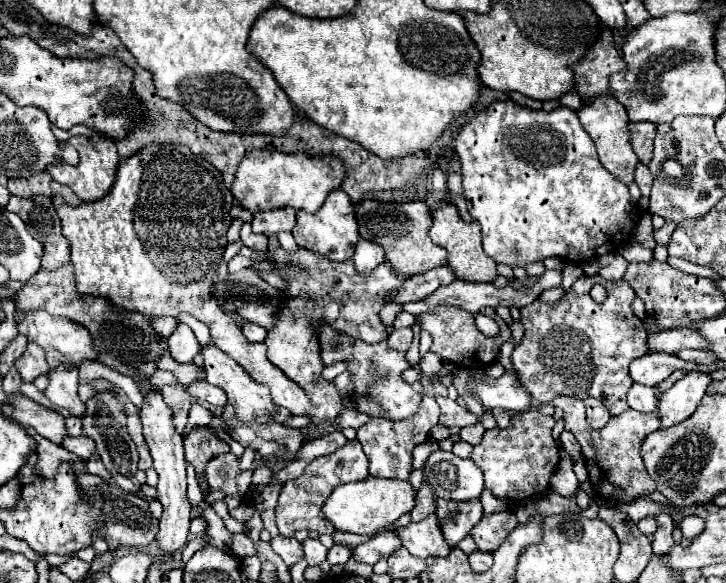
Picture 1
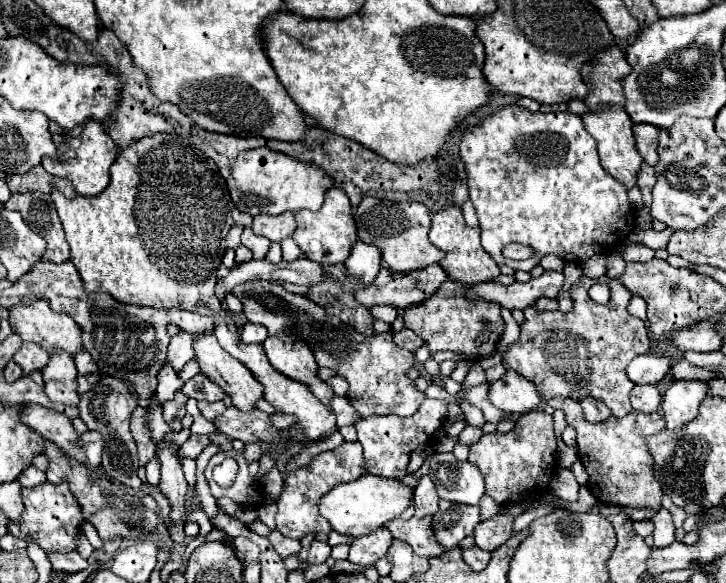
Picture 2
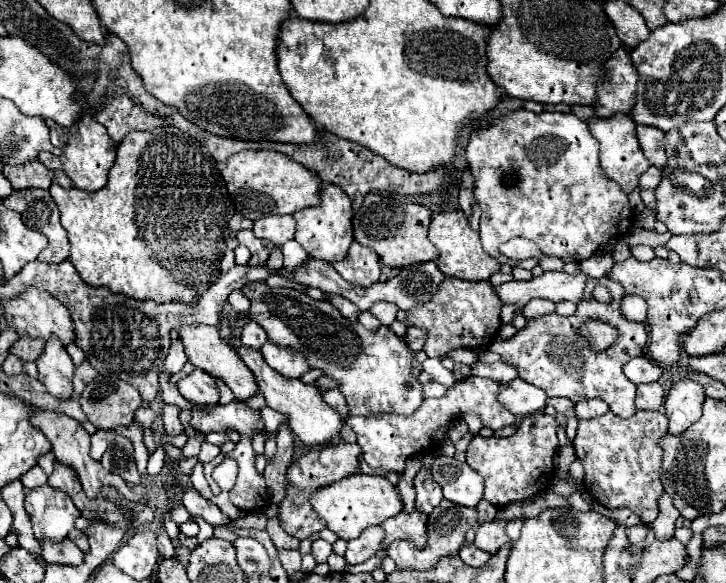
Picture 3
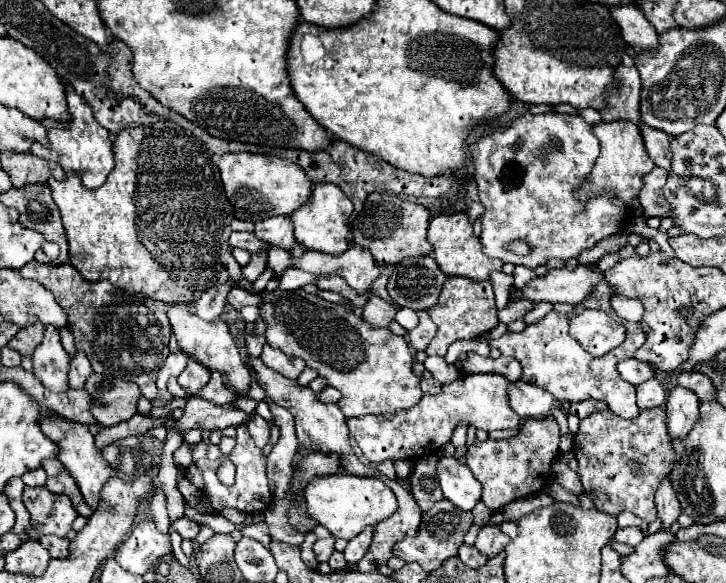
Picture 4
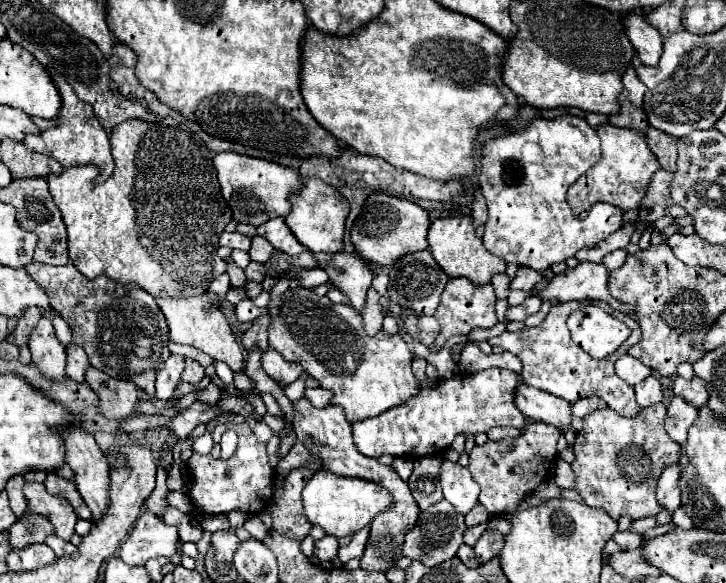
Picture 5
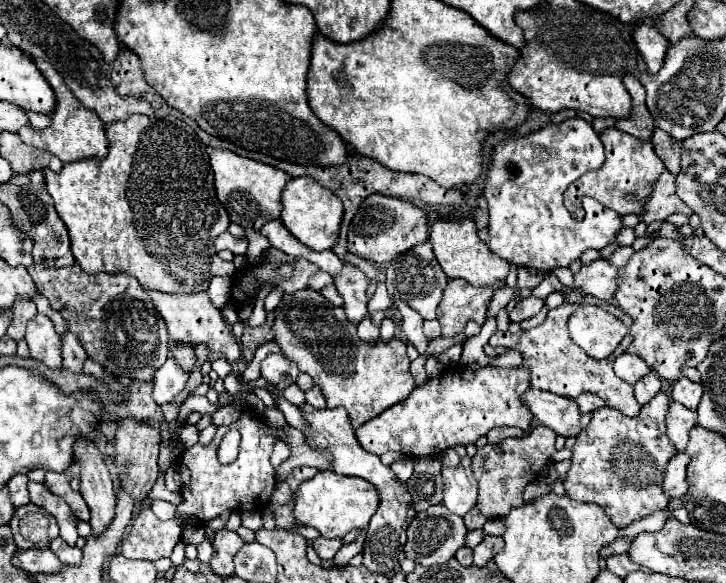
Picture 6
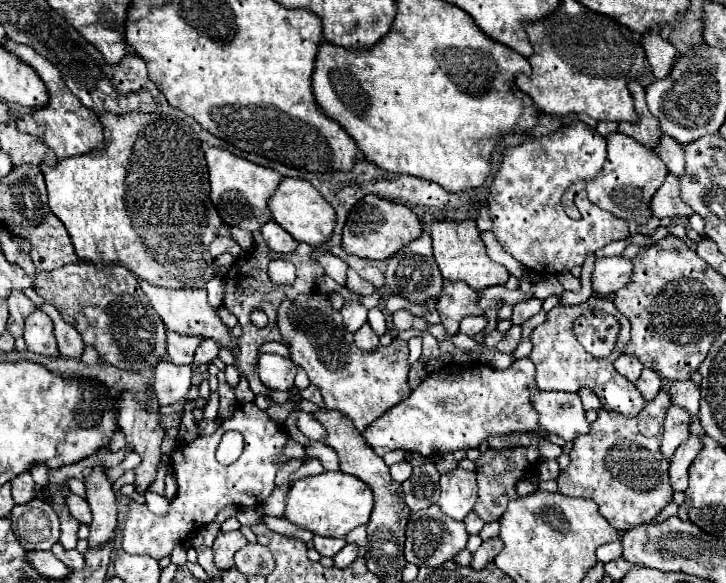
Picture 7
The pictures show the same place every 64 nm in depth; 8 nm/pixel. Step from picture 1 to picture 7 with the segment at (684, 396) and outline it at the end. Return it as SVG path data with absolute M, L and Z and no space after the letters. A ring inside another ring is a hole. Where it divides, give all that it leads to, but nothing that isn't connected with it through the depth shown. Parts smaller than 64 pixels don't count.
M670 406L664 420L664 438L662 438L662 452L666 458L672 458L676 448L688 440L688 426L692 422L692 414L684 412L684 408Z

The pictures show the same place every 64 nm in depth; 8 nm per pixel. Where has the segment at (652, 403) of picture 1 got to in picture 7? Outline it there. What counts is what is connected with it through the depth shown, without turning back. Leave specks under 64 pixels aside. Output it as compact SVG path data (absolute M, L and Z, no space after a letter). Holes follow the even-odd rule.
M644 368L642 376L636 382L636 388L644 396L644 400L652 400L660 392L660 386L662 386L662 380L660 380L658 372L654 372L650 368Z

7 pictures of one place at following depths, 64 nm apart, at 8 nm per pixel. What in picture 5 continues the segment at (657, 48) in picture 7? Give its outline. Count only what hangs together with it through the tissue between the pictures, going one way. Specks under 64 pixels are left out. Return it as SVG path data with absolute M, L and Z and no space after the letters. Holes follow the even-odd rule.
M632 12L622 18L624 18L624 28L628 28L628 38L632 40L632 46L636 48L642 64L656 66L656 62L660 60L660 54L662 54L660 32L656 32L656 28L650 26L642 14Z

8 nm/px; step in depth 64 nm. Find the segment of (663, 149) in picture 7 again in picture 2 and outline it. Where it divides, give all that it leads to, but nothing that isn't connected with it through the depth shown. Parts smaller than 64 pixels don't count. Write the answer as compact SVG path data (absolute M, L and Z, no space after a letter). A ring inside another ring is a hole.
M634 124L632 126L634 138L636 138L636 150L644 158L646 164L654 166L658 162L658 152L656 152L656 138L658 138L658 128L652 124Z

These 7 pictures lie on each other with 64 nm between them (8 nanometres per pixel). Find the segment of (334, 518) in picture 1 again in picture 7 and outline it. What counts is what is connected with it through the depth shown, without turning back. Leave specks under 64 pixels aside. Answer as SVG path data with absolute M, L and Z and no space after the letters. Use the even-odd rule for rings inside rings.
M322 472L318 476L300 478L292 484L286 496L284 518L300 528L306 528L318 536L340 538L350 530L368 522L374 508L374 496L368 484L344 472Z

